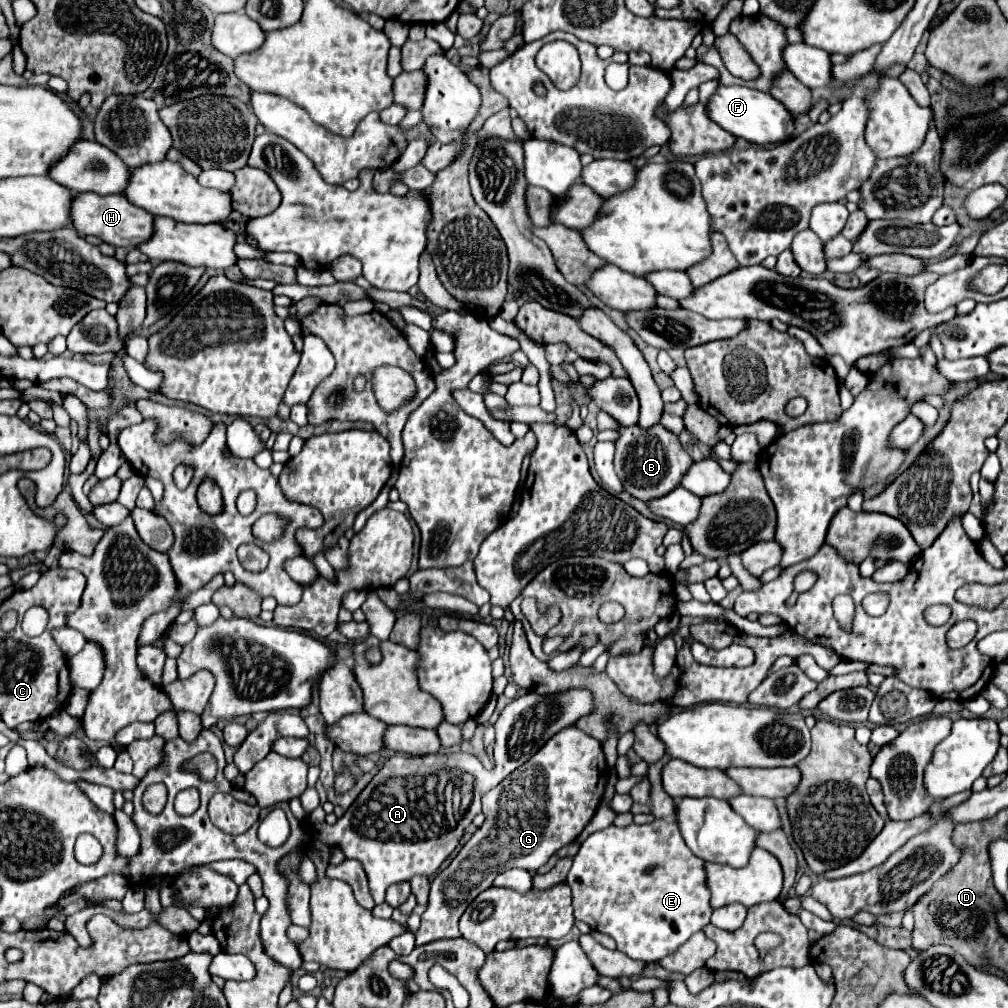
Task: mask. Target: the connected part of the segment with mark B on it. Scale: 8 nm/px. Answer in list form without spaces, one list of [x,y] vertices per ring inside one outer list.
[[[600,411],[598,415],[598,431],[600,429],[618,429],[620,439],[616,441],[616,457],[614,467],[616,473],[624,485],[624,491],[628,491],[632,497],[648,501],[658,499],[660,495],[666,495],[668,491],[676,489],[680,485],[682,475],[686,475],[688,467],[692,465],[690,455],[682,449],[676,435],[666,431],[660,423],[650,427],[648,431],[640,429],[638,425],[632,427],[620,427],[612,417]]]

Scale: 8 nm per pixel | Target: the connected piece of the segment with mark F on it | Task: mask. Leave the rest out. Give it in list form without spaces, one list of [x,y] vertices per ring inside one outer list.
[[[720,85],[718,91],[708,101],[708,115],[710,115],[710,119],[714,119],[722,129],[732,133],[734,137],[742,137],[756,145],[784,143],[784,141],[792,139],[792,133],[794,133],[792,113],[786,111],[780,101],[772,99],[772,95],[750,89],[750,87]]]

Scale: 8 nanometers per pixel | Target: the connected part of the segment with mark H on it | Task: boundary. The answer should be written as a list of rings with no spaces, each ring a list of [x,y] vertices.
[[[78,193],[72,203],[72,225],[80,235],[96,235],[114,247],[138,247],[152,239],[154,215],[130,203],[124,195],[92,195]]]

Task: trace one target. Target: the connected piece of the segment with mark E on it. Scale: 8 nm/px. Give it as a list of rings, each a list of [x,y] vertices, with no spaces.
[[[654,819],[646,825],[610,825],[604,831],[592,833],[580,845],[566,883],[572,889],[574,917],[590,925],[594,931],[610,935],[618,943],[618,951],[644,963],[658,963],[686,943],[694,933],[704,931],[704,927],[710,925],[714,911],[710,905],[704,861],[688,851],[676,823],[664,819]]]

